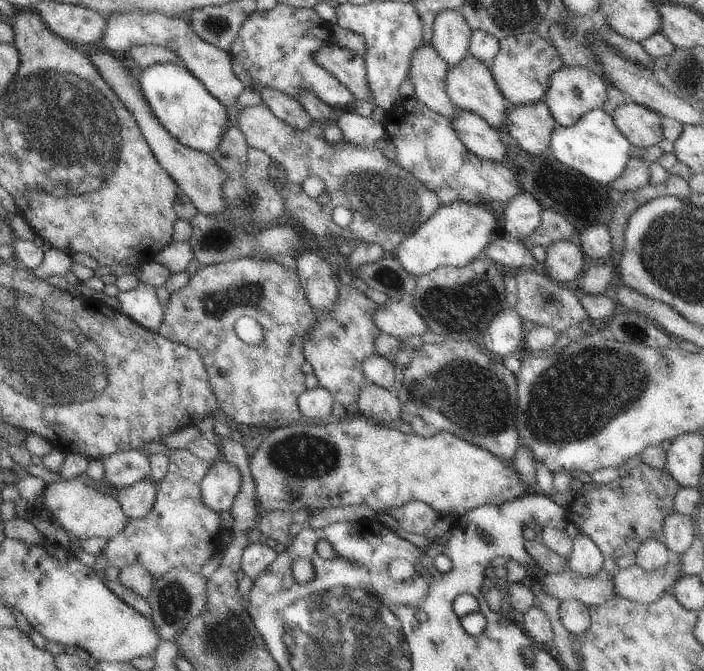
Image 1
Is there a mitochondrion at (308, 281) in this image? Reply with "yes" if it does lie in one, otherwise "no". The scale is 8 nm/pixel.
no

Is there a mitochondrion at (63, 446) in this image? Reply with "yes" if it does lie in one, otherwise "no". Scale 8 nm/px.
no

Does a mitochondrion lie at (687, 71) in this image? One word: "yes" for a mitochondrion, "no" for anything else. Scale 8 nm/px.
yes

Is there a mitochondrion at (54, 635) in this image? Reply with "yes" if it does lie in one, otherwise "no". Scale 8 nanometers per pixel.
no

